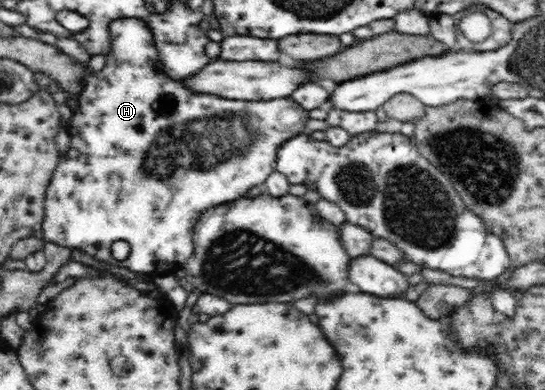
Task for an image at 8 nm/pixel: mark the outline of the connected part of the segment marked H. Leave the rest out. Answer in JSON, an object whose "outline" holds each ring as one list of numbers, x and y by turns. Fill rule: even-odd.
{"outline":[[123,17,111,21,109,28,111,50,105,57,106,64,88,78,78,106,64,126,69,134,71,150,61,154,59,165,47,187,46,213,41,229,45,241,66,248,76,247,97,261,113,263,133,273,174,275,194,252,192,237,195,224,199,221,197,217,211,207,245,197,247,191,257,185,264,185,267,177,276,171,280,147,304,135,303,131,311,117,292,97,279,97,271,101,231,101,215,95,187,93,181,85,155,73,159,58,154,48,154,37,145,21],[209,149,215,157,227,163,215,167,211,163],[115,241,127,241,130,245,130,254,122,262,111,256,111,245],[94,244,100,245,100,248,95,249]]}

